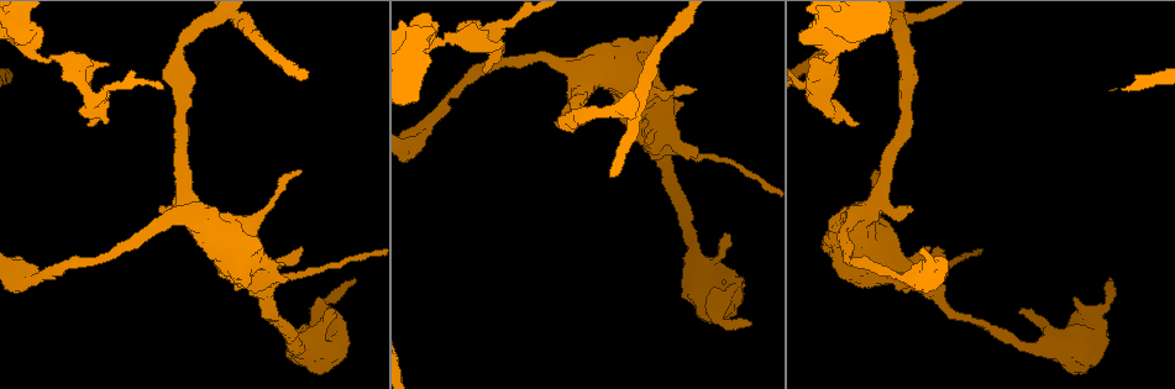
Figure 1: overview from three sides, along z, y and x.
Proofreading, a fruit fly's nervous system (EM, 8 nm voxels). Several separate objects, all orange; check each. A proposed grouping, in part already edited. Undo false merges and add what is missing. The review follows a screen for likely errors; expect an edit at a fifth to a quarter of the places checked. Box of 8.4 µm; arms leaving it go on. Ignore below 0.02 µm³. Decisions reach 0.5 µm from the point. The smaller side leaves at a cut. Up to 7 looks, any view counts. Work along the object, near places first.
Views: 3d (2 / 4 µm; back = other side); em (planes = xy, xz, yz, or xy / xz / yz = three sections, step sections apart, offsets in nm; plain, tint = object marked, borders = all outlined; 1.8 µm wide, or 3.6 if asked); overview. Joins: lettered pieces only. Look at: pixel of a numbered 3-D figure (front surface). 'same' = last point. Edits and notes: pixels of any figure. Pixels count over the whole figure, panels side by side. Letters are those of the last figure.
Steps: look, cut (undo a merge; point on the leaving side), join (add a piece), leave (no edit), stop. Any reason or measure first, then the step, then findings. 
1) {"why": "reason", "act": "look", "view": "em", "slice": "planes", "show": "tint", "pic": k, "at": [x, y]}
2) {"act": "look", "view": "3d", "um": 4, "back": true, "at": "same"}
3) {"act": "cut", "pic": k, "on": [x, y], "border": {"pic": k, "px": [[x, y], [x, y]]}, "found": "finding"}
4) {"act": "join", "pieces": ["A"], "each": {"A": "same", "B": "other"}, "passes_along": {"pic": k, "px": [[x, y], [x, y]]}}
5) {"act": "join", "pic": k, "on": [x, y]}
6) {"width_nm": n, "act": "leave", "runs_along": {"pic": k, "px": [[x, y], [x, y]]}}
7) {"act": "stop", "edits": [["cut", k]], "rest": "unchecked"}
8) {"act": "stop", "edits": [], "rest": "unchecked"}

{"why": "thick turns thin", "act": "look", "view": "3d", "um": 4, "pic": 1, "at": [888, 265]}

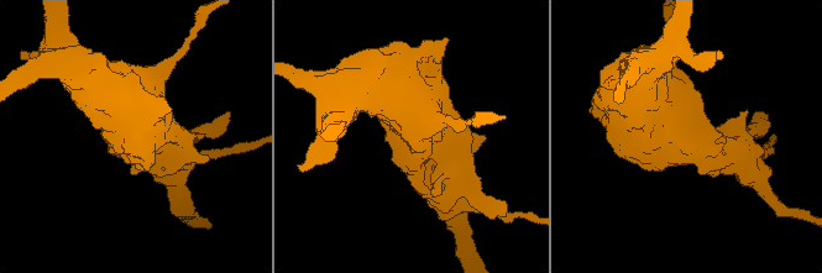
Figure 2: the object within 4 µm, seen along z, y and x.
{"why": "now the EM", "act": "look", "view": "em", "um": 3.6, "slice": "planes", "show": "plain", "pic": 2, "at": [684, 134]}

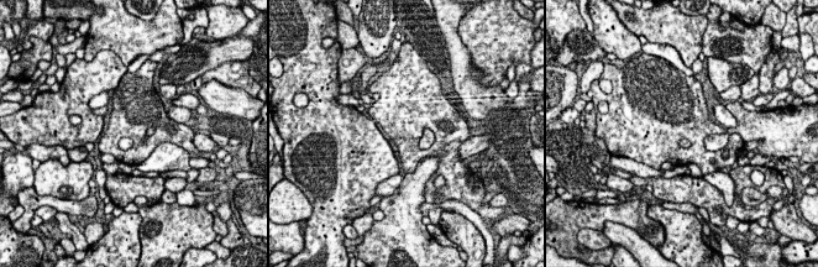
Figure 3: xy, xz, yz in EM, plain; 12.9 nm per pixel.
{"act": "look", "view": "em", "um": 3.6, "slice": "planes", "show": "borders", "at": "same"}

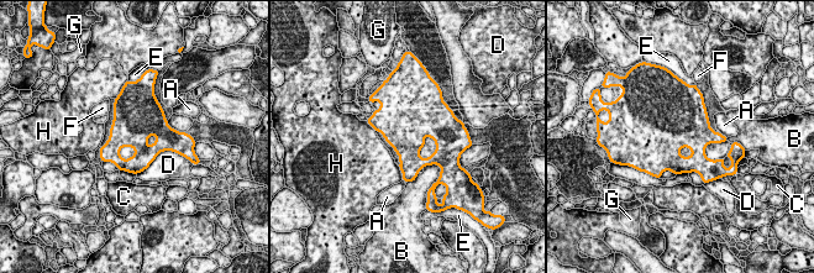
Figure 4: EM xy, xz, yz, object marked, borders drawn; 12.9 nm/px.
{"act": "leave", "each": {"A": "other", "B": "other", "C": "other", "D": "other", "E": "other", "F": "other", "G": "other", "H": "other"}, "border": {"pic": 4, "px": [[398, 166], [403, 179]]}, "found": "all the same neuron"}

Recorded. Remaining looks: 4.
{"why": "an open end", "act": "look", "view": "em", "slice": "xz", "step": 8, "show": "tint", "pic": 1, "at": [484, 72]}

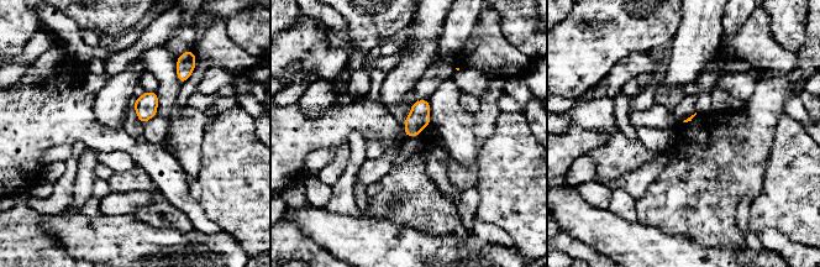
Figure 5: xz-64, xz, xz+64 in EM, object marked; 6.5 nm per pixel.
{"act": "look", "view": "em", "slice": "yz", "step": 8, "show": "borders", "at": "same"}

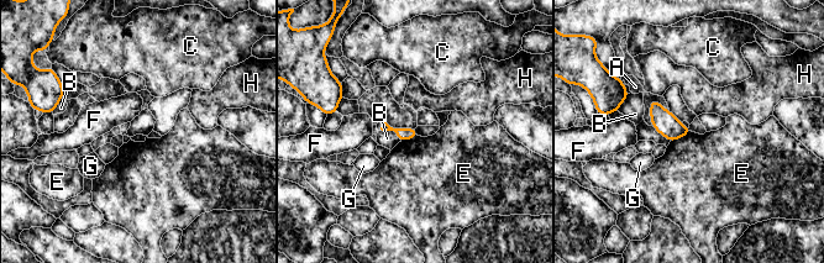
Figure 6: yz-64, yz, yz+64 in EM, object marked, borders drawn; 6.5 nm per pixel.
{"act": "leave", "each": {"A": "other", "B": "other", "C": "other", "E": "other", "F": "other", "G": "other", "H": "other"}, "border": {"pic": 6, "px": [[691, 131], [670, 142]]}, "found": "no lettered piece goes on from it"}

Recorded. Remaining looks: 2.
{"why": "thin neck", "act": "look", "view": "em", "slice": "planes", "show": "plain", "pic": 1, "at": [54, 274]}

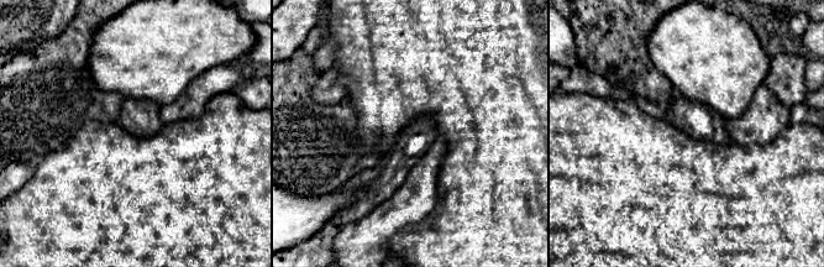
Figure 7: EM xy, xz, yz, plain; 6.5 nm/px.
{"act": "look", "view": "em", "slice": "planes", "show": "borders", "at": "same"}

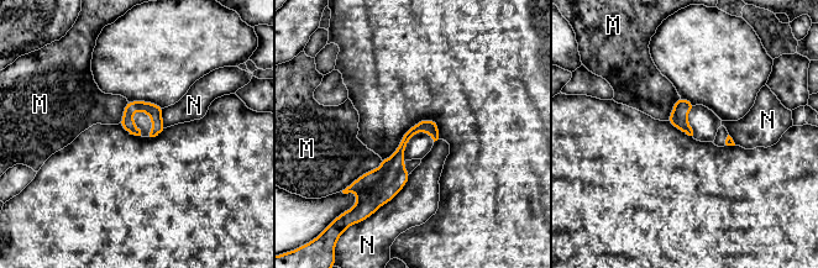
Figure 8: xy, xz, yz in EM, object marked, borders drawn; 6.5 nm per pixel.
{"act": "leave", "each": {"M": "other", "N": "other"}, "runs_along": {"pic": 8, "px": [[434, 125], [405, 138], [375, 195]]}, "found": "all the same neuron"}

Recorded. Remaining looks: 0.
{"act": "stop", "edits": [], "rest": "unchecked"}

